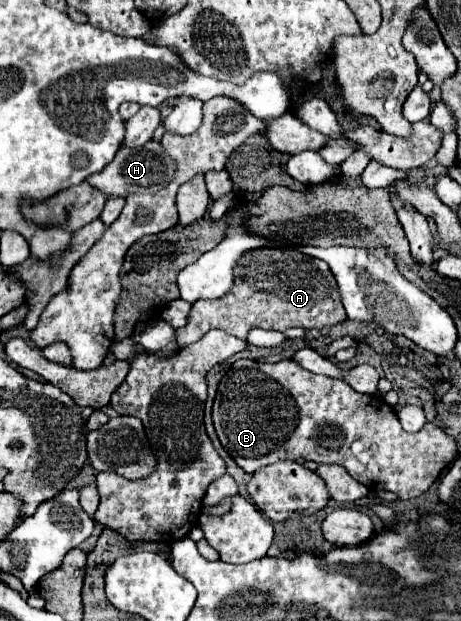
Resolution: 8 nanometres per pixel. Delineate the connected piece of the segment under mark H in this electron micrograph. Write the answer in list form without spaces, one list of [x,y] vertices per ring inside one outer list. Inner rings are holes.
[[[148,141],[142,147],[120,147],[116,157],[98,173],[92,173],[86,183],[94,189],[102,191],[108,197],[128,197],[132,193],[154,193],[162,189],[174,173],[174,161],[162,151],[162,145],[156,141]]]

